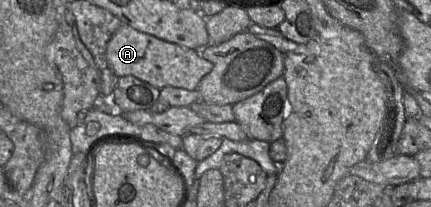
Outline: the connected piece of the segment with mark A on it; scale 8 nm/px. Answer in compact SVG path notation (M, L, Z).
M124 23L109 40L105 62L101 63L106 64L118 77L132 75L159 89L172 86L196 90L203 77L213 69L213 64L204 59L200 51L164 41Z

